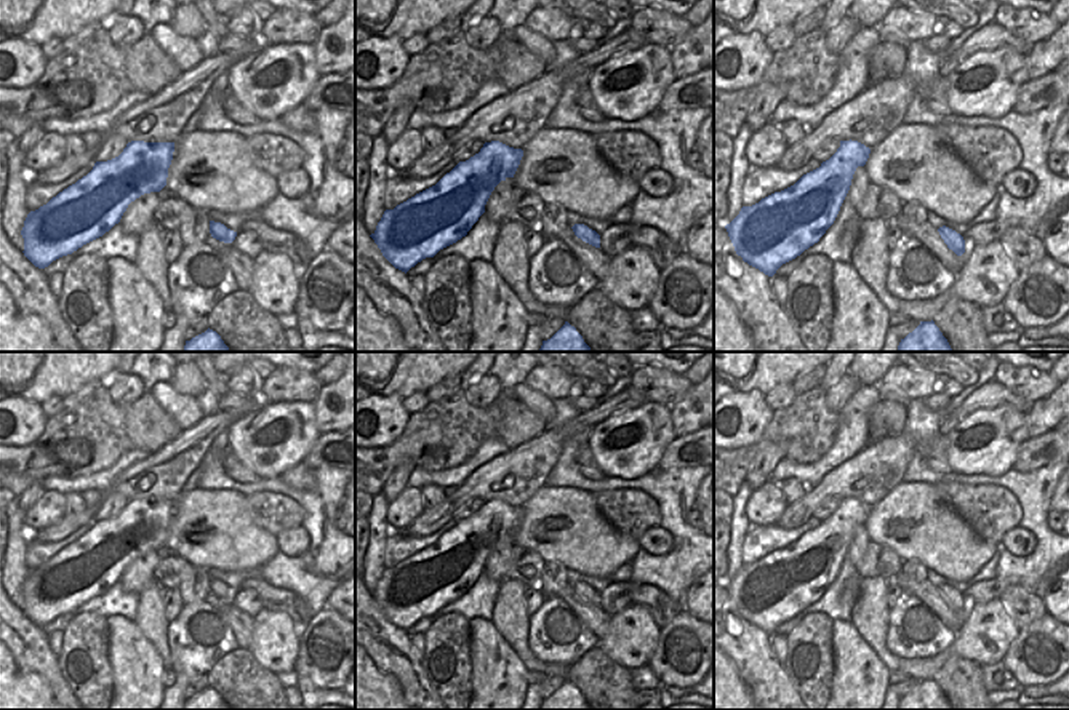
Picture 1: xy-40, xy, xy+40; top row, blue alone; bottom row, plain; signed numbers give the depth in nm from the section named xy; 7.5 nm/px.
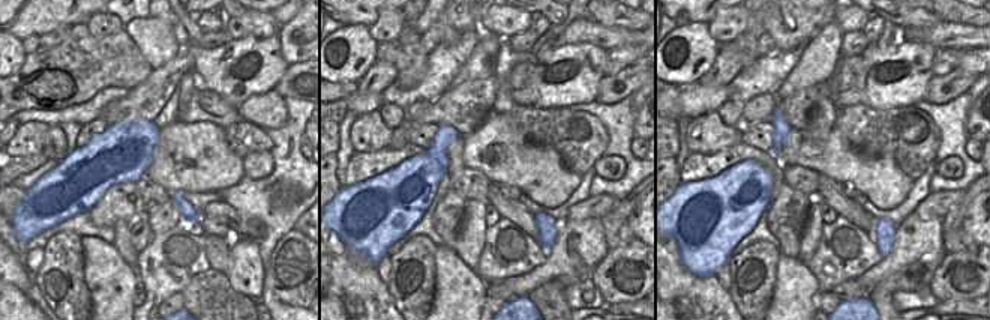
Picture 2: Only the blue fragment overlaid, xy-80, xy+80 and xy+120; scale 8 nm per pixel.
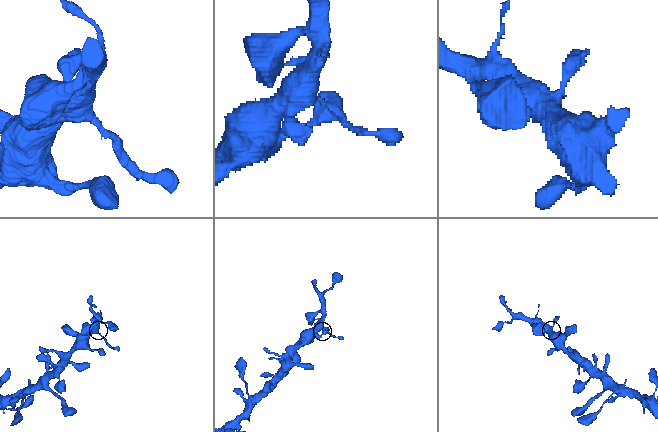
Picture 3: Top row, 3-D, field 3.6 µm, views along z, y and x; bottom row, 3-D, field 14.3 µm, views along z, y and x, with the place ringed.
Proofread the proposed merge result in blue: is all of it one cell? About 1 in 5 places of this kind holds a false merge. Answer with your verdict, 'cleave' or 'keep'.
keep

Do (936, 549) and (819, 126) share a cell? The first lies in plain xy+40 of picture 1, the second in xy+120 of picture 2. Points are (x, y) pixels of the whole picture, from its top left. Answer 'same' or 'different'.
different

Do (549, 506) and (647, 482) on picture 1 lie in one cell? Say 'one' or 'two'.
two

